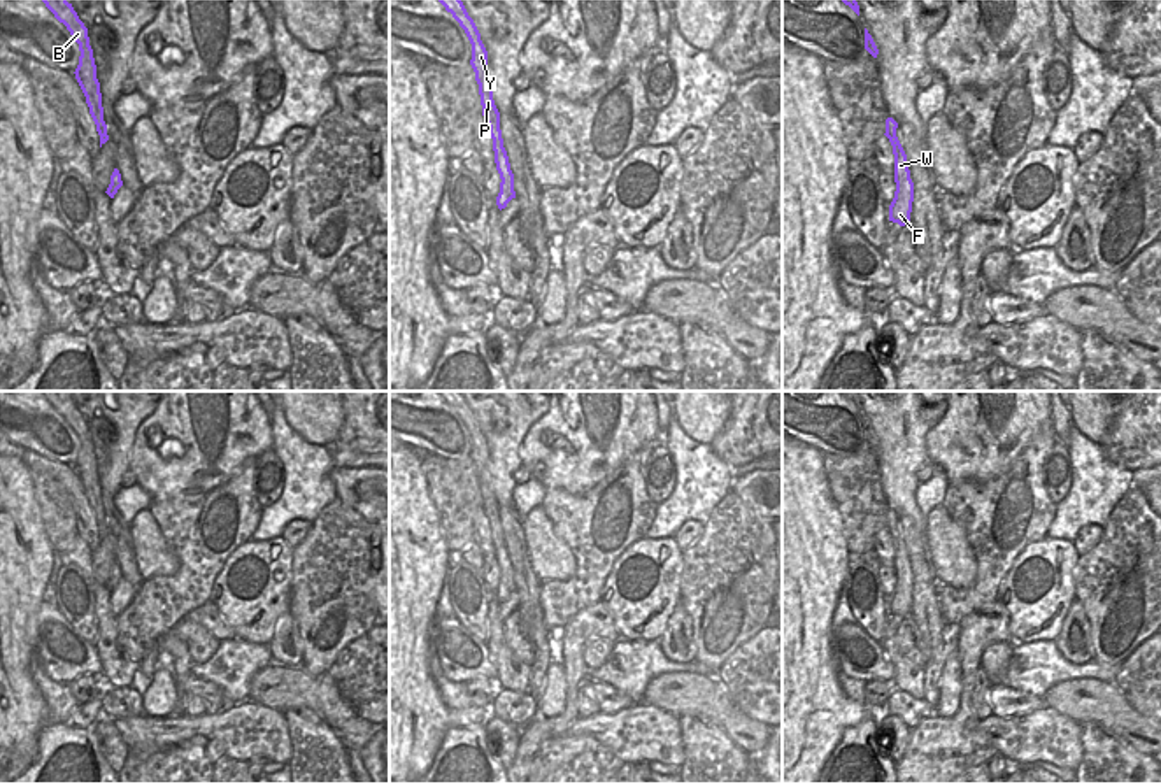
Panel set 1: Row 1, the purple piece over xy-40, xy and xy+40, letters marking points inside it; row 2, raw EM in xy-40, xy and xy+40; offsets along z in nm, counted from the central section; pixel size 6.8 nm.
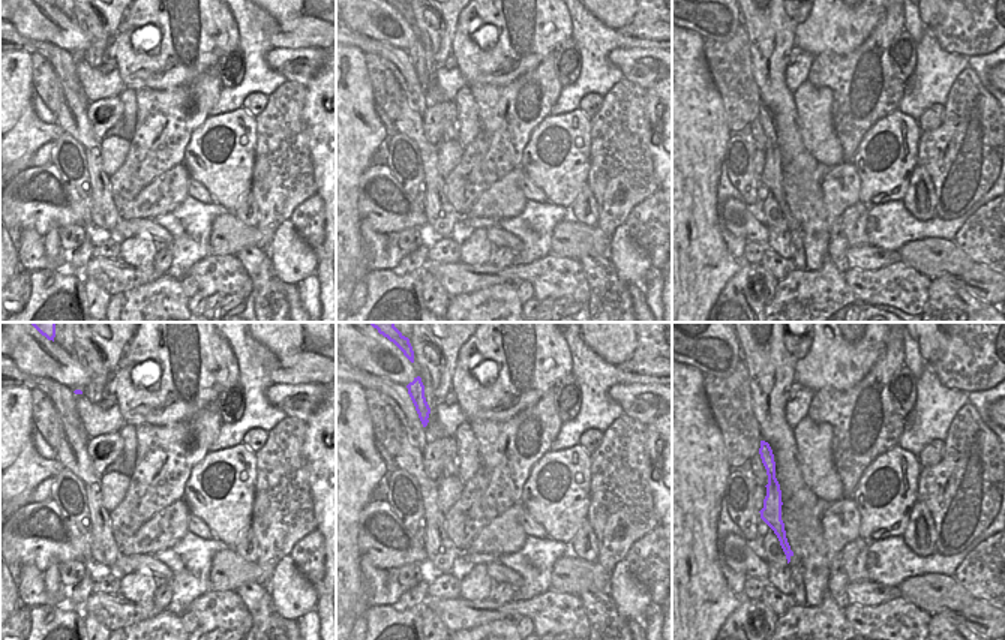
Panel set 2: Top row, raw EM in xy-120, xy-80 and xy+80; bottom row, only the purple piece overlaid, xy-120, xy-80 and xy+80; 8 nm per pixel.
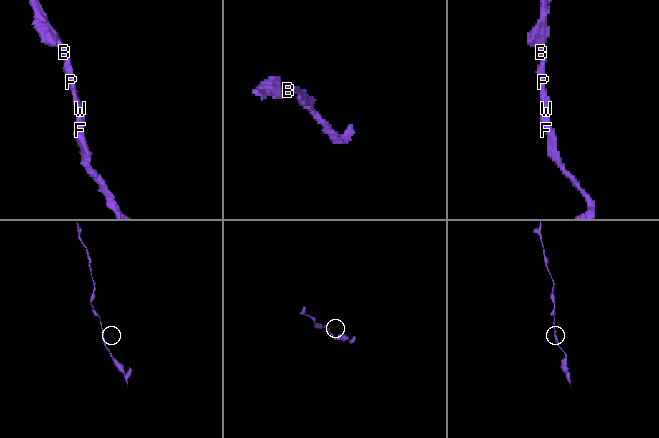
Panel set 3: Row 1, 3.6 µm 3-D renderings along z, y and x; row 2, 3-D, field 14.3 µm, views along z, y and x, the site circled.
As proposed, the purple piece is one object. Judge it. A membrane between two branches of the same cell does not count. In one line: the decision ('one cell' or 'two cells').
one cell

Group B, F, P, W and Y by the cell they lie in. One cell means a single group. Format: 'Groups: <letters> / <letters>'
Groups: B F P W Y

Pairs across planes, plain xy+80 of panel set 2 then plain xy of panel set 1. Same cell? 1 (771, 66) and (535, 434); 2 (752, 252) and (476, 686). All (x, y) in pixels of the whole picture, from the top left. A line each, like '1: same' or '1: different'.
1: different
2: same

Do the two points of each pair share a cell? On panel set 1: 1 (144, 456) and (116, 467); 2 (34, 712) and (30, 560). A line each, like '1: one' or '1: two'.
1: two
2: one

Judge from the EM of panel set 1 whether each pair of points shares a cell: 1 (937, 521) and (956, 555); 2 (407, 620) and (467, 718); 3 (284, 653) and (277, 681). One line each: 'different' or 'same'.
1: same
2: same
3: different

